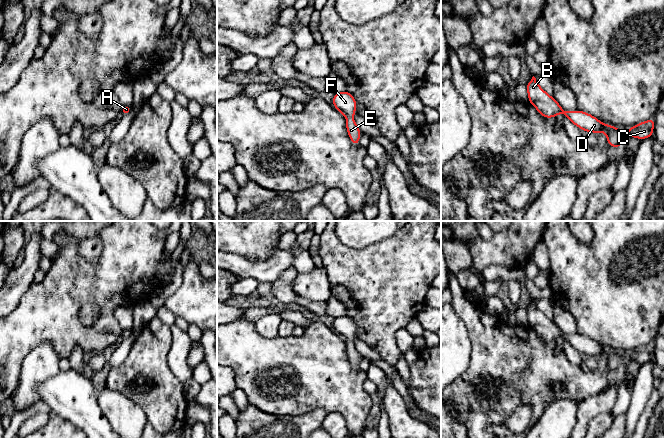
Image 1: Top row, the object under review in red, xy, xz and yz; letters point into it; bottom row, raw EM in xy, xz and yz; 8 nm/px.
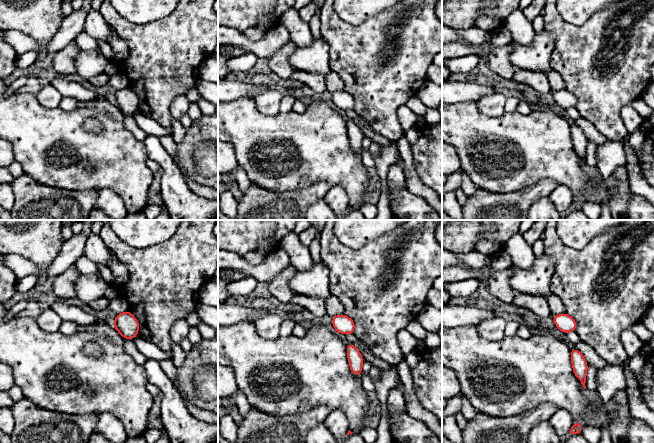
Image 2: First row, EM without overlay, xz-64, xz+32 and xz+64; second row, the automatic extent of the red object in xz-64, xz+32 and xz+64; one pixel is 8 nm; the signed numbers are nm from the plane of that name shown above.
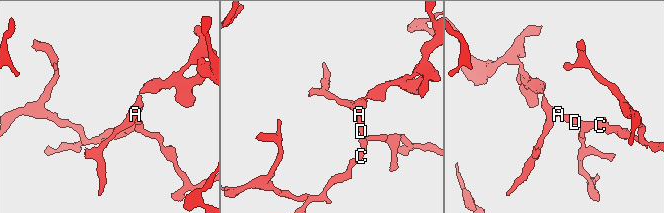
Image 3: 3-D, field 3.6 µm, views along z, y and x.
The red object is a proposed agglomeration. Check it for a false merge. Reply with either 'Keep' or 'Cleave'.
Keep

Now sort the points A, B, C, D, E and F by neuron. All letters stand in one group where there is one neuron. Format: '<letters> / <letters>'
A B C D E F

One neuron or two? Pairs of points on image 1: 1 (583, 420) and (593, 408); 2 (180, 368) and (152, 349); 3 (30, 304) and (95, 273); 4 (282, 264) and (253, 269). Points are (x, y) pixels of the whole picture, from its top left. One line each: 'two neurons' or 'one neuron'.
1: one neuron
2: two neurons
3: one neuron
4: one neuron

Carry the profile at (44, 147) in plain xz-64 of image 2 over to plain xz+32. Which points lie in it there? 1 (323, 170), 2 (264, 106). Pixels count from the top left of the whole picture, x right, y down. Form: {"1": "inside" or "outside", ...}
{"1": "inside", "2": "outside"}

